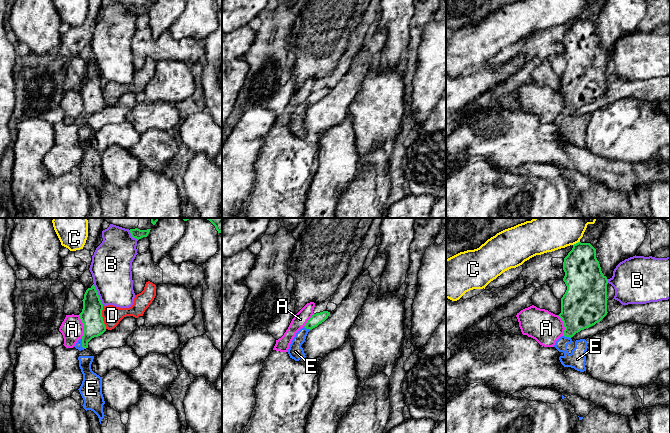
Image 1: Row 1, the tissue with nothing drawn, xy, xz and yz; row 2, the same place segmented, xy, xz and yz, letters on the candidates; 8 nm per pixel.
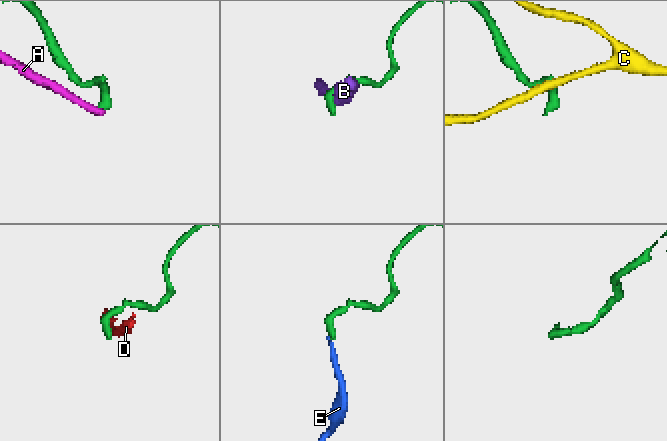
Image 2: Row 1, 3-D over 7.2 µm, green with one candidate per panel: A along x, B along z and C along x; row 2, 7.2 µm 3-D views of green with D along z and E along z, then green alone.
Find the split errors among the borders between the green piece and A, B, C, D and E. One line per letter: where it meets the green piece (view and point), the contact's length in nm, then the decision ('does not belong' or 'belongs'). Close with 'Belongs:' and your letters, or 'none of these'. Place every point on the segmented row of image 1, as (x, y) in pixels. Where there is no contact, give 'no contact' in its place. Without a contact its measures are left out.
A: meets green in xy at (83, 325); contact 190 nm long; does not belong
B: meets green in xy at (98, 295); contact 190 nm long; does not belong
C: meets green in yz at (576, 243); contact 70 nm long; does not belong
D: meets green in xy at (102, 317); contact 190 nm long; does not belong
E: meets green in xy at (82, 344); contact 90 nm long; belongs
Belongs: E

